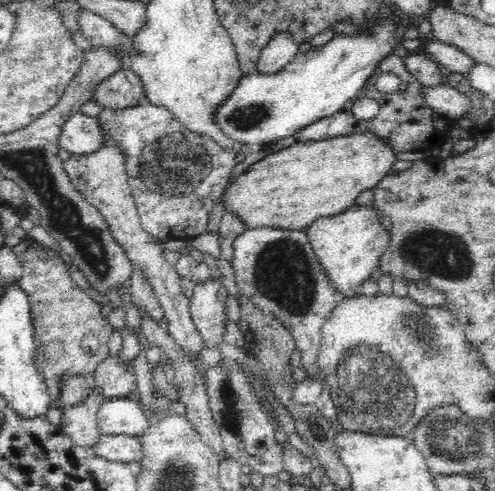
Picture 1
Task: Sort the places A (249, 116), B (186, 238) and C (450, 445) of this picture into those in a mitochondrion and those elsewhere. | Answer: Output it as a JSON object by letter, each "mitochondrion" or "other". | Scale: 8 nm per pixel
{"A":"mitochondrion","B":"other","C":"mitochondrion"}

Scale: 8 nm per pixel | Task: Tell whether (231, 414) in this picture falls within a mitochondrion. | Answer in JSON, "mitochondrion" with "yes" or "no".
{"mitochondrion":"yes"}

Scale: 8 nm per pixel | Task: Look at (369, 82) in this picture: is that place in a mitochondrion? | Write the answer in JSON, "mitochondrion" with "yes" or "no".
{"mitochondrion":"no"}

